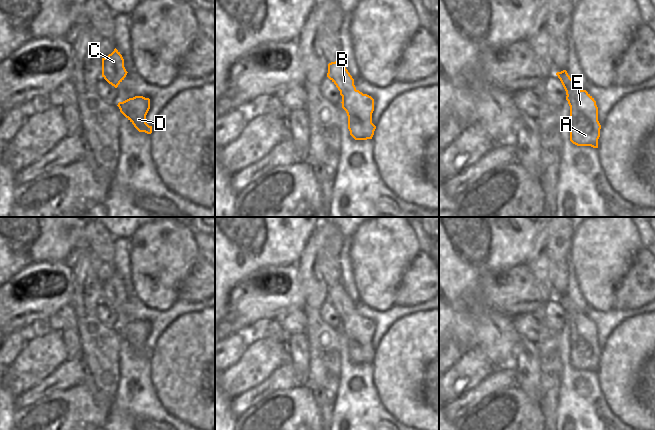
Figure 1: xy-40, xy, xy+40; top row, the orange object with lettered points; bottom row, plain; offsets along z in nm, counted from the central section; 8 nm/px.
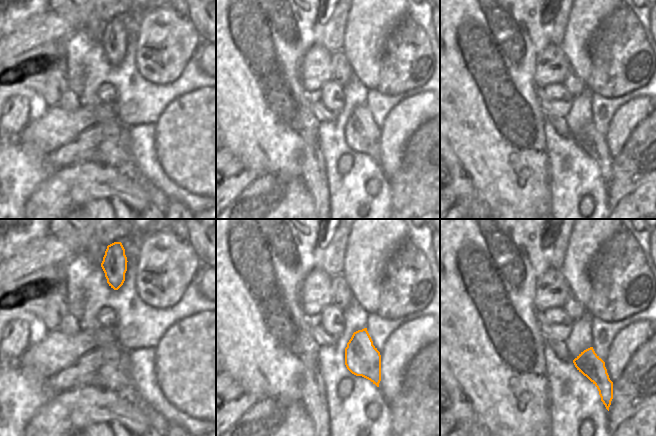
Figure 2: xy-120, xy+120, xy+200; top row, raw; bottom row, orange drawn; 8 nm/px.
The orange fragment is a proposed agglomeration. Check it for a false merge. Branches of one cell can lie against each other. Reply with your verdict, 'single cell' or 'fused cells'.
single cell

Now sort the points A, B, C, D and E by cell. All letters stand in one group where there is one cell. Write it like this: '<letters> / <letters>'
A B C D E

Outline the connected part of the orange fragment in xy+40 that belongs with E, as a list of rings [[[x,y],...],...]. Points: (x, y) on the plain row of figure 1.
[[[566,294],[557,296],[570,330],[570,365],[577,370],[598,372],[601,349],[598,345],[598,331],[594,322],[580,314]]]

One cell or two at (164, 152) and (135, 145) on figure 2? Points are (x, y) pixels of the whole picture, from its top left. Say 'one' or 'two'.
two

